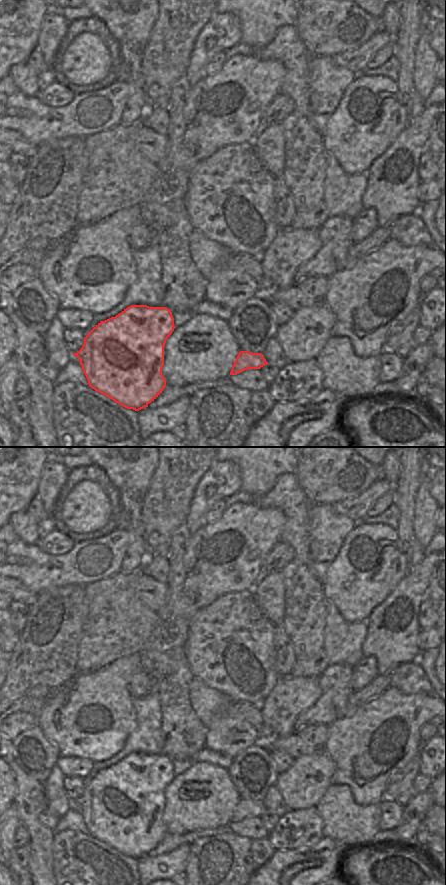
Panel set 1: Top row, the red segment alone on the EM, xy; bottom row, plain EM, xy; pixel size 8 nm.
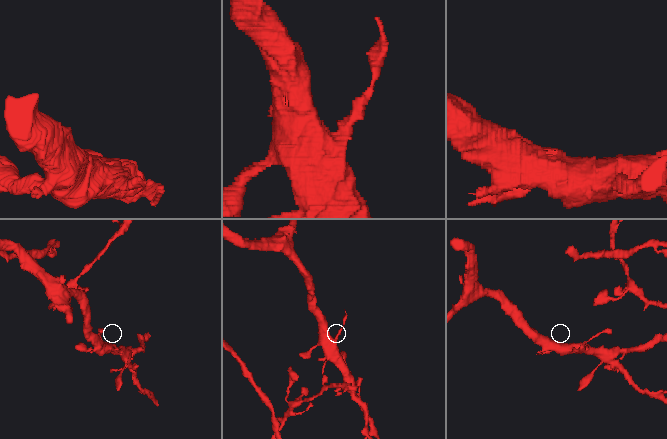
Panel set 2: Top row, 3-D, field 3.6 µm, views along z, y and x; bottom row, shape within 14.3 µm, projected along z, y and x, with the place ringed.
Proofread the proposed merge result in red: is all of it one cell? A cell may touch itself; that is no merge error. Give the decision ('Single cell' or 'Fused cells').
Fused cells

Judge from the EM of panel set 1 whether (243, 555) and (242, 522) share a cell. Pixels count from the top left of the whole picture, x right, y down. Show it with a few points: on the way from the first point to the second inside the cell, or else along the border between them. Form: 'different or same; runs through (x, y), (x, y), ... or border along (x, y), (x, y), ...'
same; runs through (244, 547), (246, 539), (243, 530)

